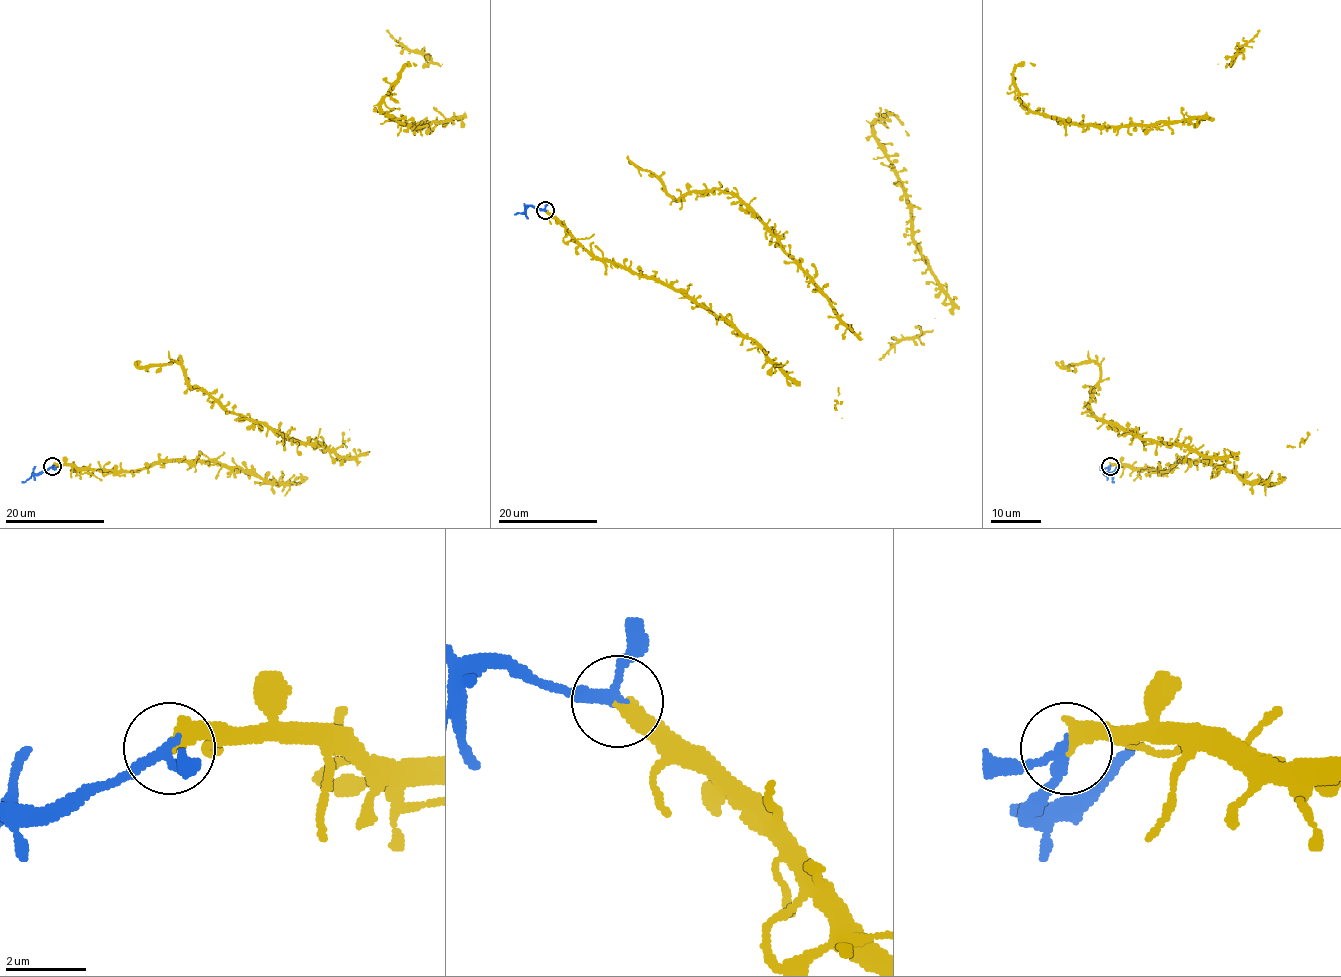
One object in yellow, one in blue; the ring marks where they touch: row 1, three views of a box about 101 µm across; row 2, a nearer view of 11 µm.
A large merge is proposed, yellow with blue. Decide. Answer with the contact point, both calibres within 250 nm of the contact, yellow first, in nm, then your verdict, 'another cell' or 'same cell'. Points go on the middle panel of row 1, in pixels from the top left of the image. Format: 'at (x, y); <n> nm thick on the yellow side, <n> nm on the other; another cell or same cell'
at (545, 210); 400 nm thick on the yellow side, 240 nm on the other; same cell

